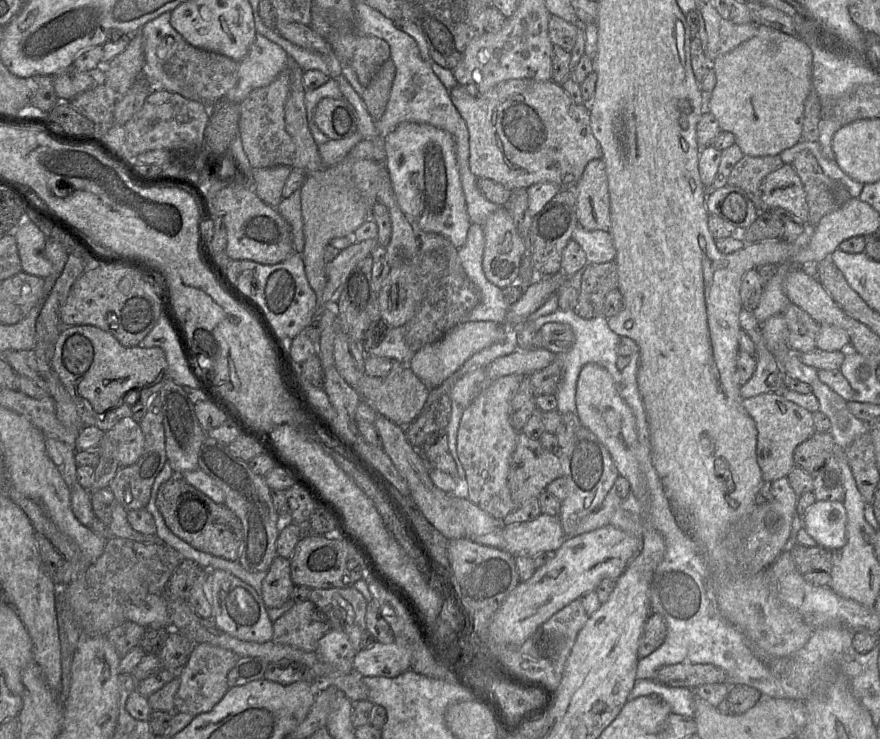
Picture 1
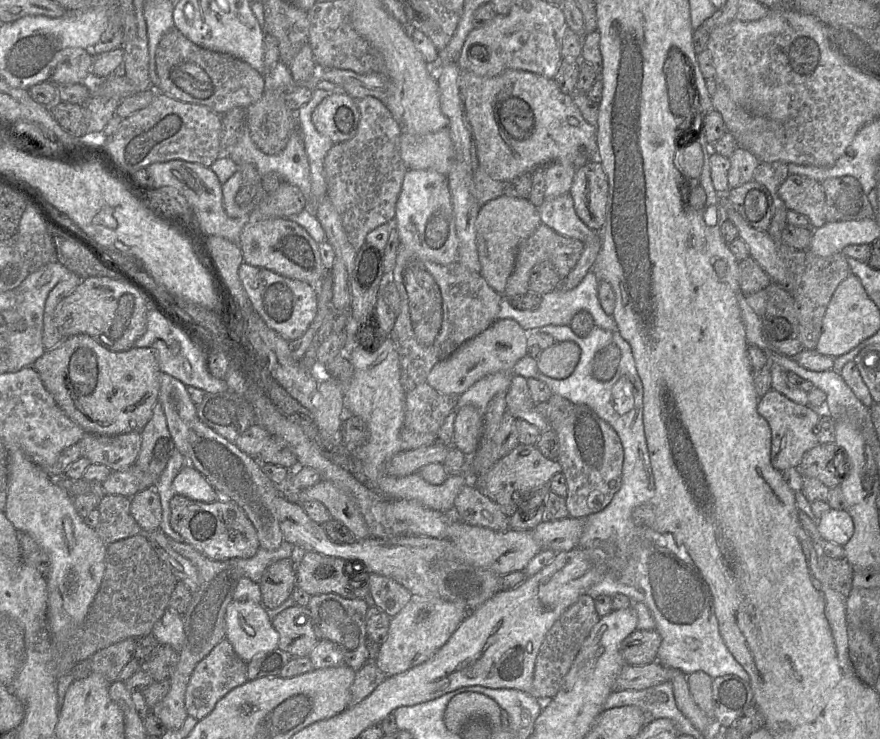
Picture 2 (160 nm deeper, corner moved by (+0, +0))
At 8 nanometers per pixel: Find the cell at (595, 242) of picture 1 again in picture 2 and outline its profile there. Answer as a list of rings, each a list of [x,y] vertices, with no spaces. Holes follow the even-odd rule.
[[[569,192],[553,199],[544,199],[537,210],[541,223],[560,235],[580,240],[584,244],[593,241],[597,235],[597,232],[587,227],[576,214]]]

